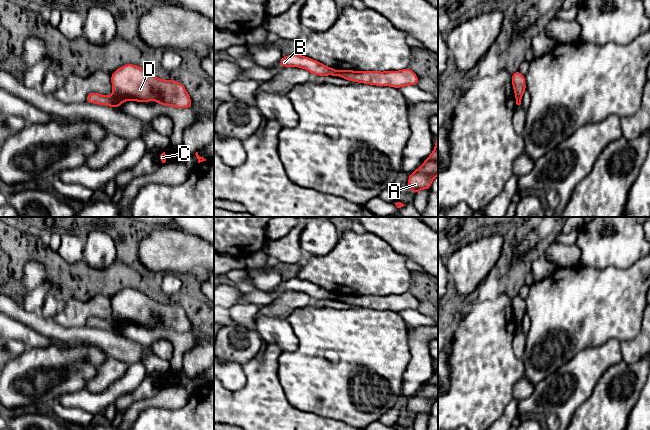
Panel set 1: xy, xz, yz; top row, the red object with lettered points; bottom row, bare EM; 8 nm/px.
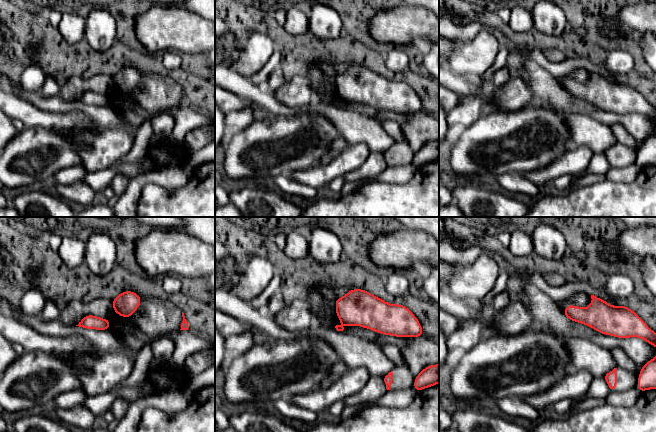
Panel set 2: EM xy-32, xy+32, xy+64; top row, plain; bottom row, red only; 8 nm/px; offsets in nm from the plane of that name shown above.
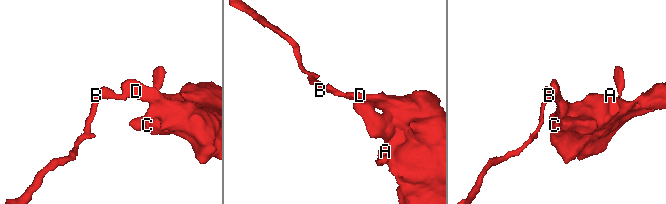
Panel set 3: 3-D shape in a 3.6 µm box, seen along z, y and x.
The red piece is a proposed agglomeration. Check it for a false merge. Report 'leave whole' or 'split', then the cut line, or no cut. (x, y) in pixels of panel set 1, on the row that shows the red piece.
split; cut in xy along (112, 95), (119, 101)

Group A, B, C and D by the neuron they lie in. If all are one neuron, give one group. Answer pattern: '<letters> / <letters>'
A C D / B

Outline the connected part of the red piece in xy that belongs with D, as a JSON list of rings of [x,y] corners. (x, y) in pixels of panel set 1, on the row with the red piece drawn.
[[[126,64],[111,74],[113,96],[121,101],[141,103],[159,102],[156,105],[191,108],[192,101],[185,87],[175,80],[162,80],[140,66]]]

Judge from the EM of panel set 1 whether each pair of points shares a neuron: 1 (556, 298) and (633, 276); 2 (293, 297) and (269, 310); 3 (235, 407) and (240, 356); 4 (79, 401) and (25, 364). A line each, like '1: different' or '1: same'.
1: same
2: same
3: different
4: different

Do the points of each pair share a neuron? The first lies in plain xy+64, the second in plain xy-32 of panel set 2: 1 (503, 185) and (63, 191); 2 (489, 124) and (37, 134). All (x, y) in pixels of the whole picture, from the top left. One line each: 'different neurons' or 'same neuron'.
1: same neuron
2: same neuron

